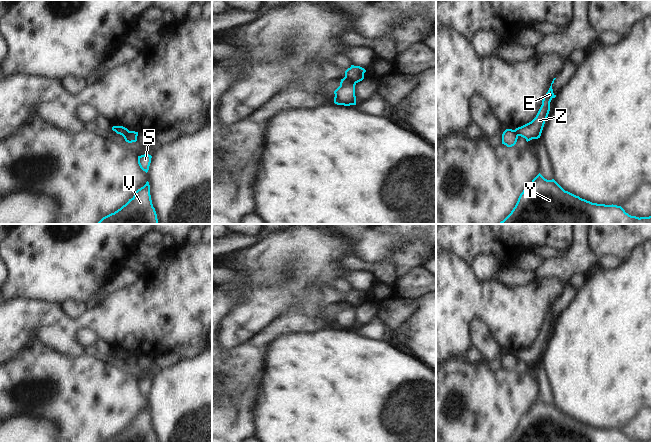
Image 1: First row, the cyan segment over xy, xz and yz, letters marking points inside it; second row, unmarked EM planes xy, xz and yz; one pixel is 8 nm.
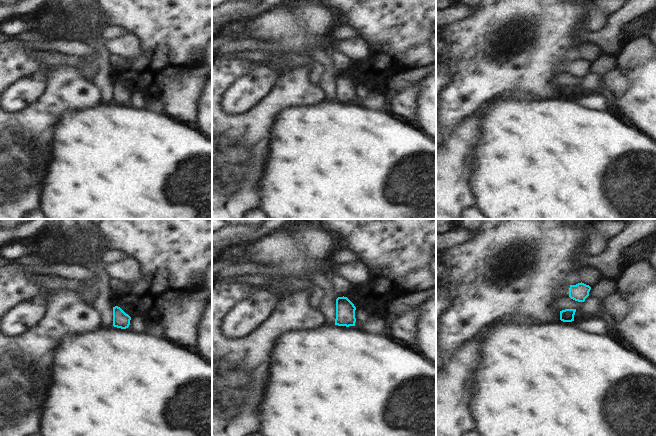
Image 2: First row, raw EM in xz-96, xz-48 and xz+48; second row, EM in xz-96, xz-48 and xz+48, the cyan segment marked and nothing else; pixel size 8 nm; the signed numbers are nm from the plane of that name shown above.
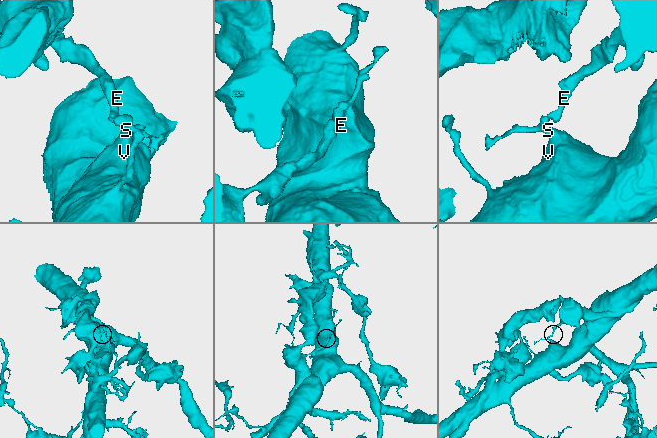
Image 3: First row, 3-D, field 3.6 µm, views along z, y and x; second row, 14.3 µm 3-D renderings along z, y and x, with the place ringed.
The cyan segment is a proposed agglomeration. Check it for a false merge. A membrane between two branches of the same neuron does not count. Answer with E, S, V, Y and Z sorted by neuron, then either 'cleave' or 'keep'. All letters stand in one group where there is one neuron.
groups E Z / S V Y; cleave

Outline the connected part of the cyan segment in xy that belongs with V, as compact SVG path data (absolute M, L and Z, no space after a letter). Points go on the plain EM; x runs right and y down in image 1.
M149 406L138 413L120 433L103 442L157 442L151 424Z

